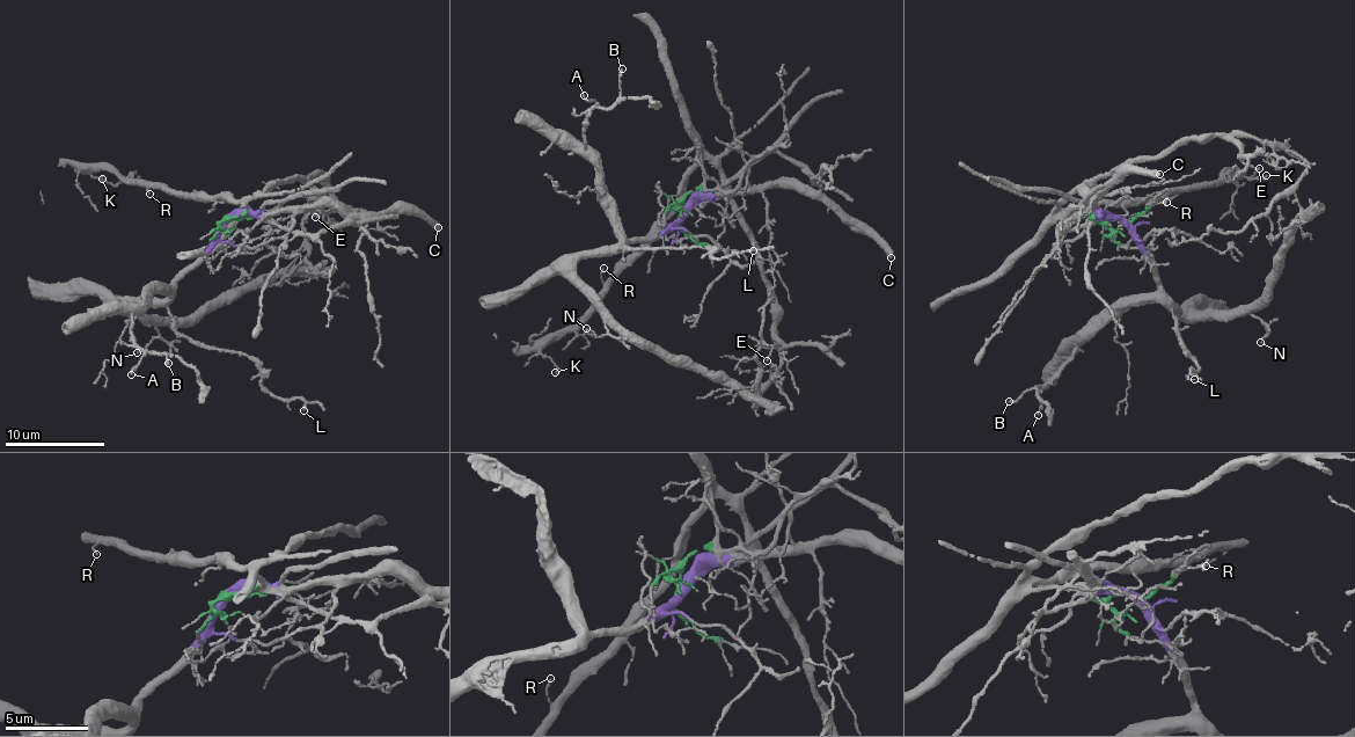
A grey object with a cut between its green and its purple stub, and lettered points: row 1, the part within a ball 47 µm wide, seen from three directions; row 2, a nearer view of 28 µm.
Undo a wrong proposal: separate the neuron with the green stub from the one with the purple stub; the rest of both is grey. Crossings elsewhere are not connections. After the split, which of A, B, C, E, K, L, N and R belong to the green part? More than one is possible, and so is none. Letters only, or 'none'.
E, K, R

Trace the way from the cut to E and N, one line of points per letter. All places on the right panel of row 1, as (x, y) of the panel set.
E: (1122, 219), (1089, 220), (1059, 208), (1098, 179), (1189, 140), (1222, 136), (1245, 162), (1260, 168)
N: (1122, 219), (1129, 235), (1150, 258), (1152, 277), (1173, 307), (1186, 316), (1251, 313), (1266, 328), (1261, 343)

